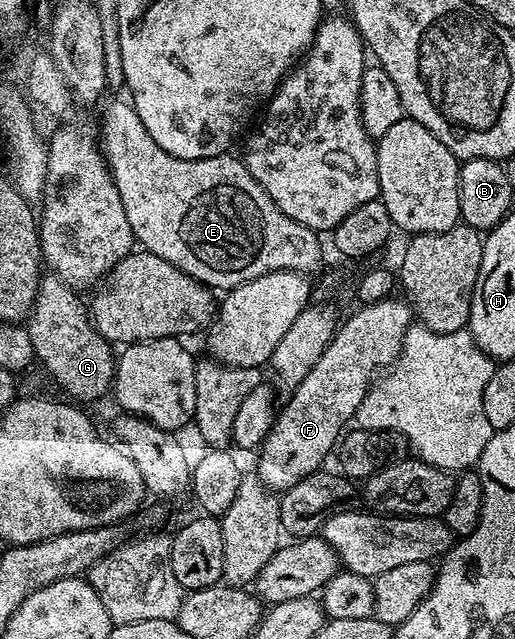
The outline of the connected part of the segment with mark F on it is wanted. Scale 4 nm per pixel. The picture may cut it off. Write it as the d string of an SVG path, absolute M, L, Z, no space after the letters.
M396 299L357 307L357 312L337 327L322 358L314 362L314 370L302 378L297 388L291 389L292 397L277 411L272 428L258 449L260 461L254 472L267 488L289 488L325 467L324 459L333 455L345 431L344 423L355 417L356 408L372 387L374 377L400 357L400 347L406 330L414 322L414 313L411 304Z

